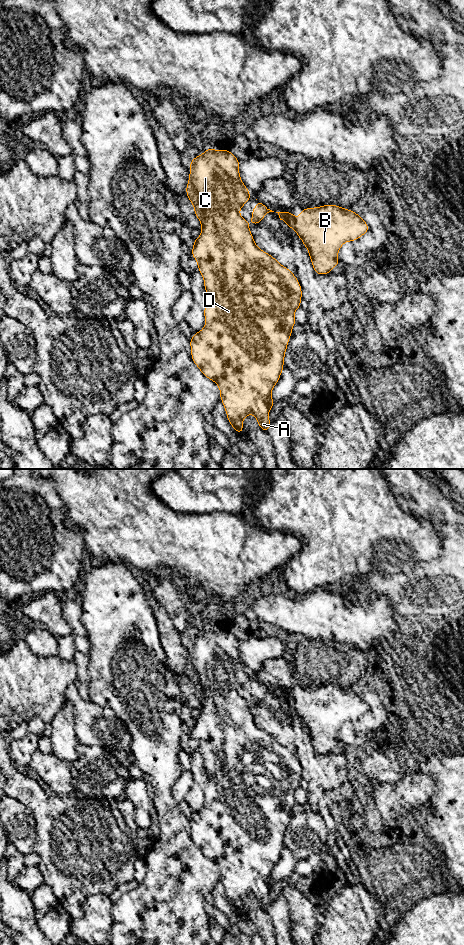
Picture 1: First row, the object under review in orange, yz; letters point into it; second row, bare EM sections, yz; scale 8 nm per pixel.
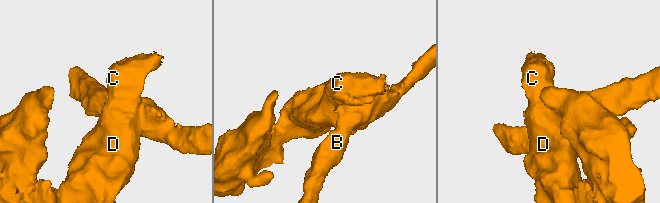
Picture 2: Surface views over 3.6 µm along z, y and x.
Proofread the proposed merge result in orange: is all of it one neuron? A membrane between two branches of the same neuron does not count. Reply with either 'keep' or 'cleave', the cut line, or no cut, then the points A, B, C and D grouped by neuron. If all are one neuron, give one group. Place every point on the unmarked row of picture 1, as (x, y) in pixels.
cleave; cut in yz along (249, 674), (246, 680); A C D / B

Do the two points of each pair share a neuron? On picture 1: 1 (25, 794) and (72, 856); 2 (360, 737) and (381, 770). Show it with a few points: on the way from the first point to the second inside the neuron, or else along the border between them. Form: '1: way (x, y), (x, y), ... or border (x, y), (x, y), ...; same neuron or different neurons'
1: way (40, 809), (62, 831), (64, 841); same neuron
2: border (372, 743), (366, 745); different neurons

